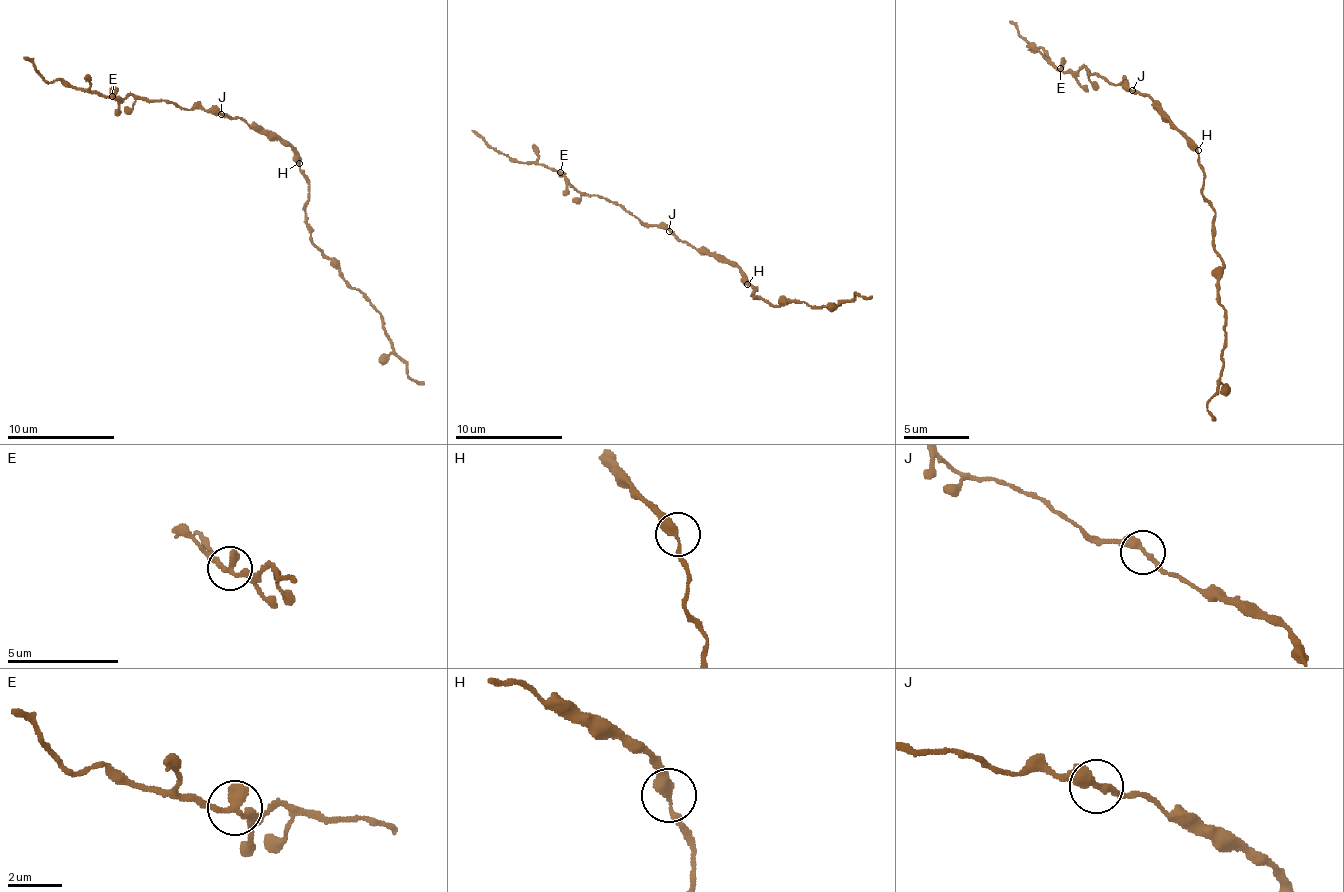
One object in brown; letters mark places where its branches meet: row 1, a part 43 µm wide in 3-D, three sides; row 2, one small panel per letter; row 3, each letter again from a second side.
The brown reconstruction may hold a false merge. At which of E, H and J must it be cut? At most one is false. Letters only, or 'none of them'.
none of them

